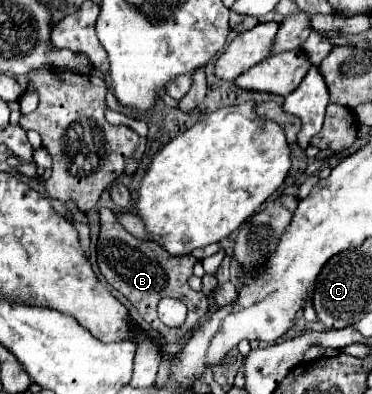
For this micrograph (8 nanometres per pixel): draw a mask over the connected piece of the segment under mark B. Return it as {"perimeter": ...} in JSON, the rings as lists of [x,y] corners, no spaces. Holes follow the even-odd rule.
{"perimeter":[[[106,207],[100,209],[100,237],[96,243],[96,253],[98,253],[98,269],[104,275],[104,279],[108,281],[108,285],[118,289],[138,309],[138,313],[152,325],[152,329],[158,331],[158,335],[162,337],[164,343],[180,341],[186,333],[190,333],[206,317],[208,297],[198,291],[192,291],[188,287],[188,277],[192,275],[196,257],[192,257],[192,255],[172,257],[160,245],[136,239],[116,221],[114,213]],[[162,297],[174,297],[174,299],[180,299],[186,303],[188,317],[182,327],[170,329],[158,319],[156,307]]]}

